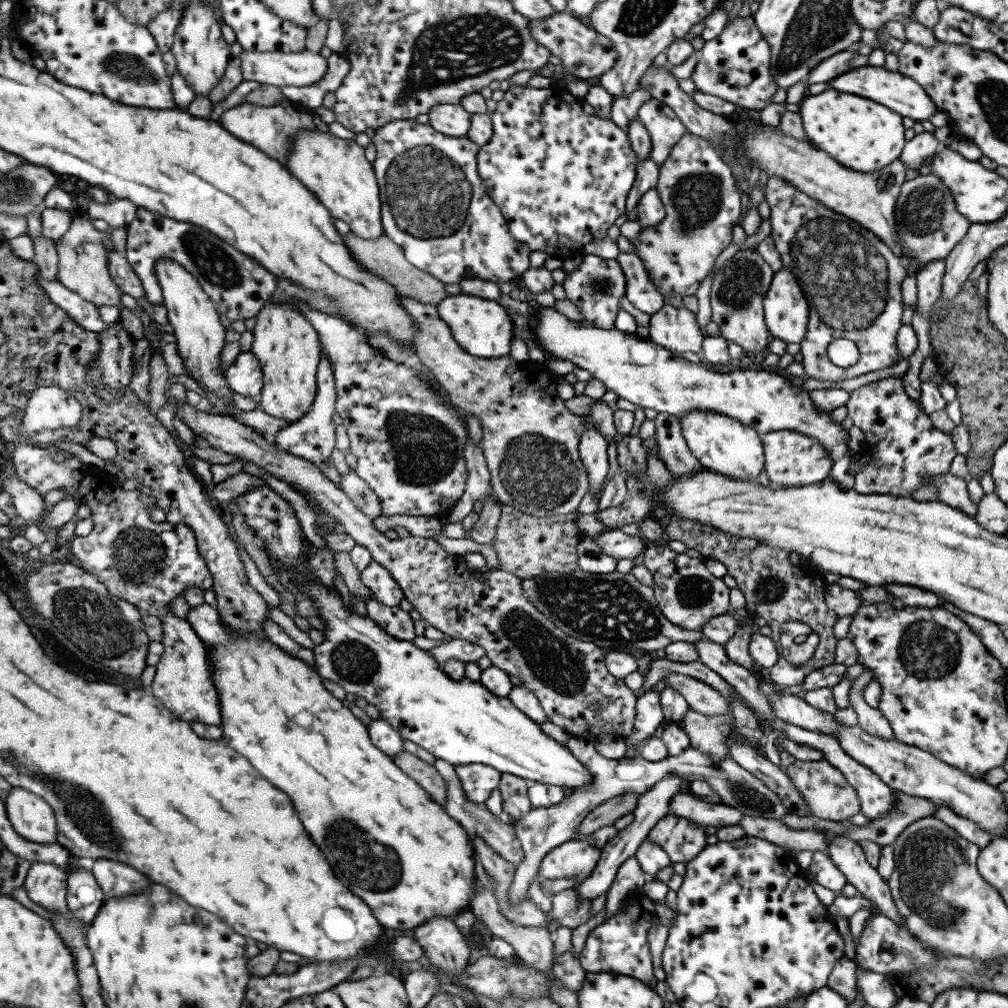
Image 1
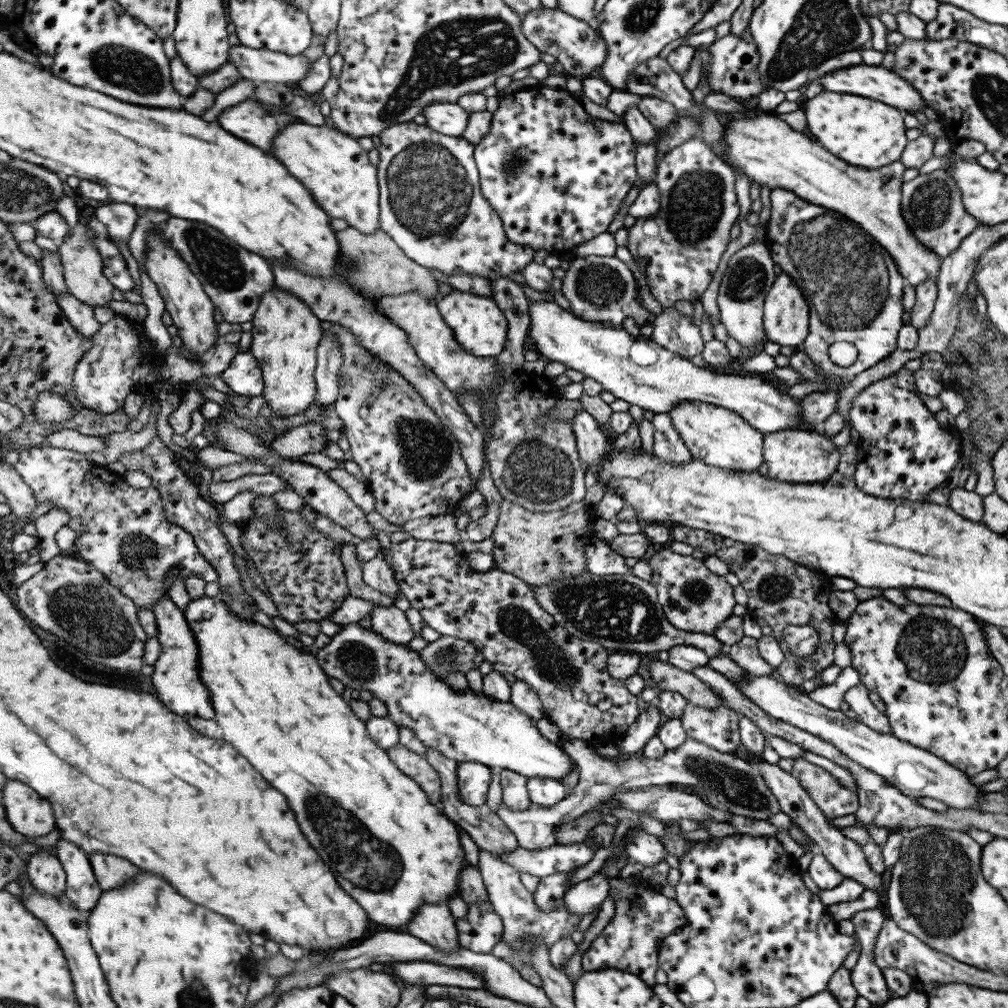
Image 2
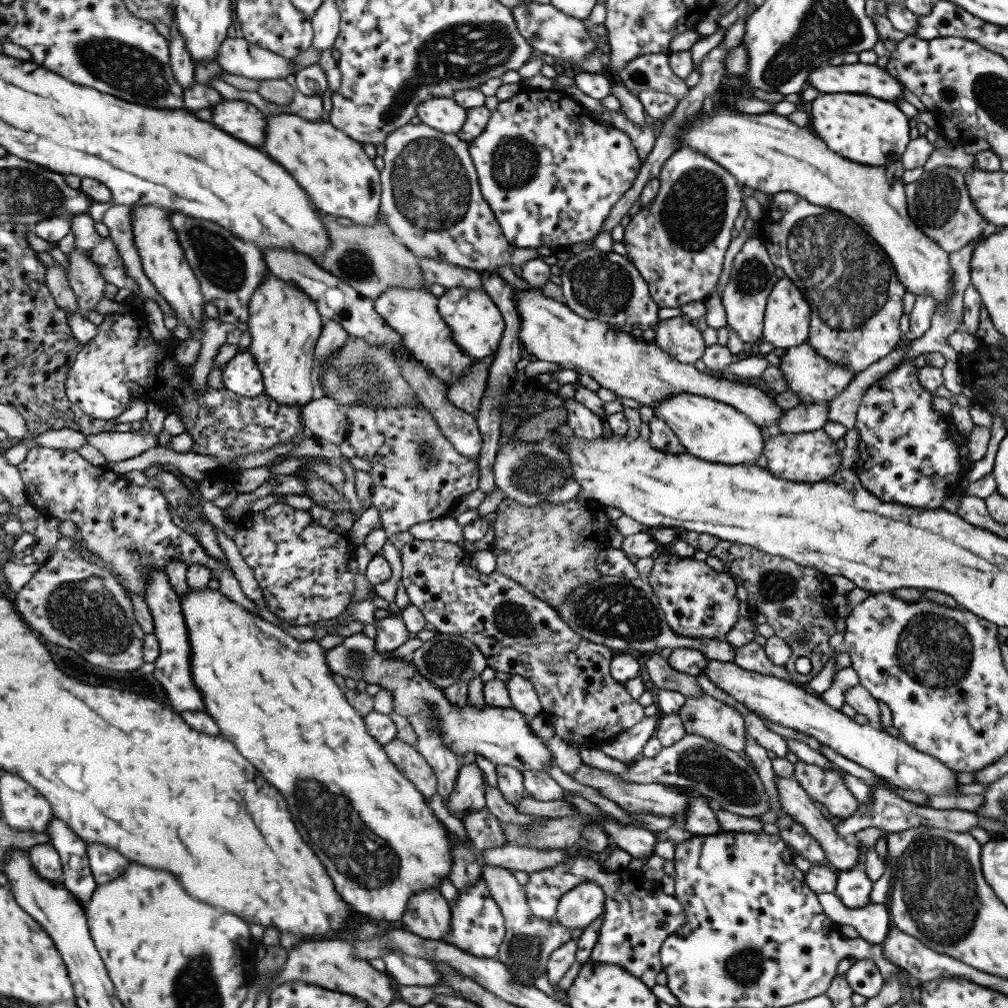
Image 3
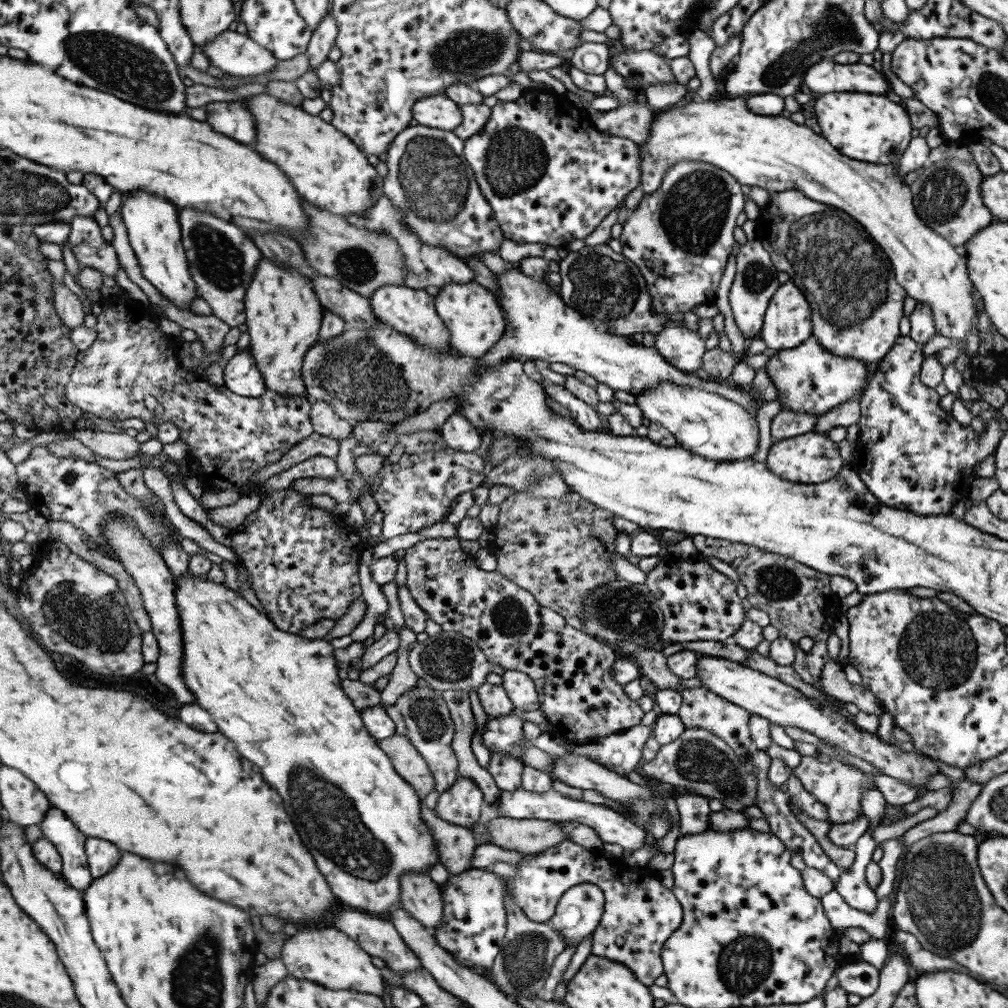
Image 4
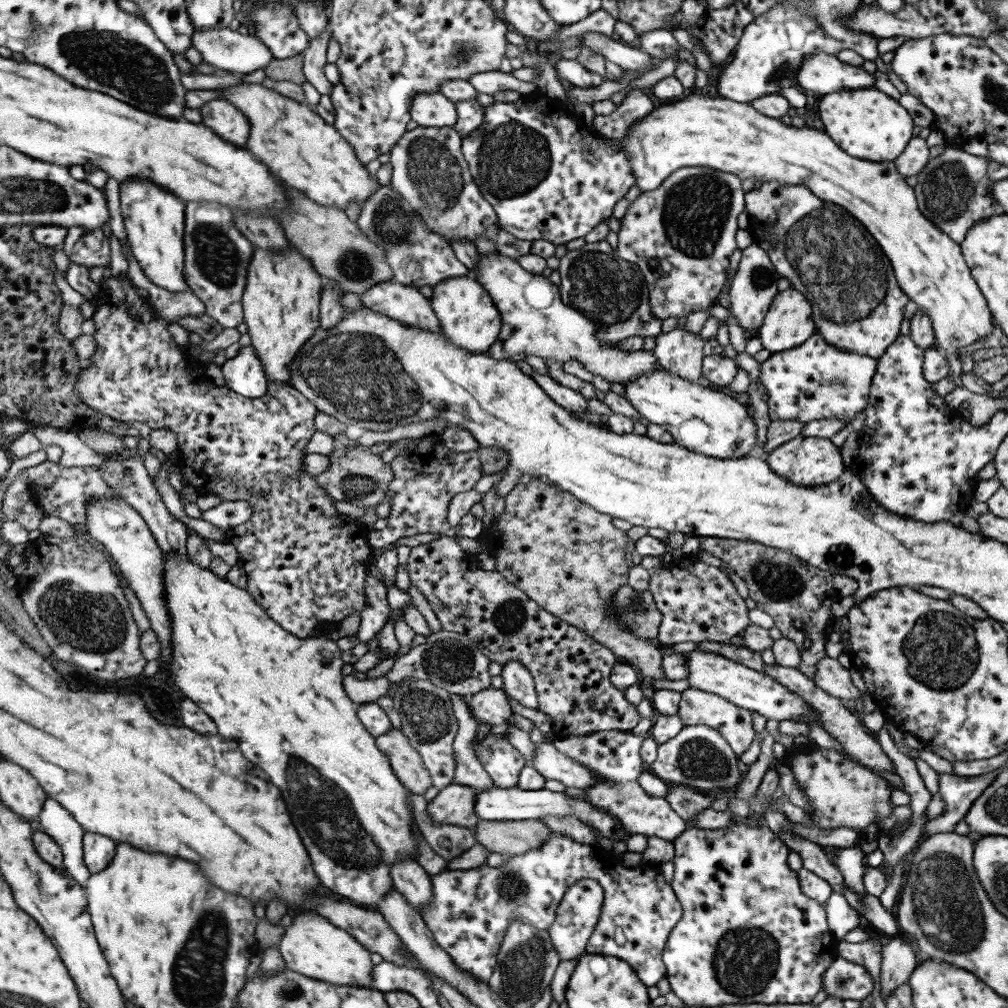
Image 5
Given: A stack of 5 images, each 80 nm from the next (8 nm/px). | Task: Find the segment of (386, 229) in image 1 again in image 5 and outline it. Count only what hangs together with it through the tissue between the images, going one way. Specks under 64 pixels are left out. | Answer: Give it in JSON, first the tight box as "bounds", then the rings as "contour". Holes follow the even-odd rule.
{"bounds":[390,125,498,243],"contour":[[[418,125],[408,130],[390,152],[390,162],[393,172],[390,177],[390,186],[394,186],[405,199],[406,204],[423,216],[423,221],[431,231],[441,235],[447,241],[469,241],[473,243],[481,235],[493,243],[498,230],[498,218],[494,208],[481,196],[477,185],[473,182],[468,171],[467,163],[460,151],[462,136],[451,126],[443,128]]]}

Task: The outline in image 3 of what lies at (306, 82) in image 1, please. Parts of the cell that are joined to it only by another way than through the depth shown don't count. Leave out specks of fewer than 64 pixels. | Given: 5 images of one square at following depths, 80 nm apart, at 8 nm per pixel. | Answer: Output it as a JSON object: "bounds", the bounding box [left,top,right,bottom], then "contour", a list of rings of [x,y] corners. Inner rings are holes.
{"bounds":[219,37,296,80],"contour":[[[227,37],[220,48],[219,66],[230,74],[255,80],[281,80],[293,75],[296,64],[272,50],[242,38]]]}

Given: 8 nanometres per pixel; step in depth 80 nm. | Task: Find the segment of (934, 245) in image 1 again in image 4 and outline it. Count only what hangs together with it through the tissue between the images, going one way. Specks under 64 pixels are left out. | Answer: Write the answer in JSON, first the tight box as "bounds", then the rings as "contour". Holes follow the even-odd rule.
{"bounds":[908,158,993,250],"contour":[[[948,158],[926,164],[921,175],[908,186],[915,215],[927,229],[945,239],[953,248],[961,250],[973,234],[985,229],[993,221],[991,213],[983,207],[983,200],[978,194],[982,176],[973,160],[961,162],[956,158]]]}

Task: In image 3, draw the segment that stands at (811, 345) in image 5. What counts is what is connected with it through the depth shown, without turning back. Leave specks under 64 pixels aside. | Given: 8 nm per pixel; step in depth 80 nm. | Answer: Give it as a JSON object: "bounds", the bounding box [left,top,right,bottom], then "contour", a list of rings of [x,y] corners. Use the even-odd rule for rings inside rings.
{"bounds":[777,342,857,405],"contour":[[[807,342],[785,350],[785,353],[779,358],[780,363],[777,368],[781,370],[783,378],[787,381],[787,390],[797,396],[799,403],[807,403],[808,405],[822,402],[829,404],[830,400],[837,396],[857,373],[848,370],[846,366],[819,357]]]}

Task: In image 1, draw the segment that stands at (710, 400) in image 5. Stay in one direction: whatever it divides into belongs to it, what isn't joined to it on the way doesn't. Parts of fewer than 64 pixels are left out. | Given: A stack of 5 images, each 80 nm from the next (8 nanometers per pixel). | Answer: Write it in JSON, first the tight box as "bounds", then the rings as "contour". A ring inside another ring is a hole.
{"bounds":[677,410,764,481],"contour":[[[692,410],[677,416],[681,434],[689,452],[701,463],[702,468],[735,478],[735,481],[755,481],[764,468],[764,454],[760,435],[738,420],[710,410]]]}

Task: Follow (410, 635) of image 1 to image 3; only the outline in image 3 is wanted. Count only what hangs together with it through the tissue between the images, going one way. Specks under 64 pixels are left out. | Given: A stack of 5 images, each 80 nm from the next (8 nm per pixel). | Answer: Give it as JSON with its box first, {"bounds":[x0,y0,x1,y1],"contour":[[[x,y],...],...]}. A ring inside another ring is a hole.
{"bounds":[374,613,411,653],"contour":[[[381,613],[374,625],[376,628],[375,639],[380,653],[392,652],[411,638],[409,636],[410,630],[403,620],[402,613]]]}

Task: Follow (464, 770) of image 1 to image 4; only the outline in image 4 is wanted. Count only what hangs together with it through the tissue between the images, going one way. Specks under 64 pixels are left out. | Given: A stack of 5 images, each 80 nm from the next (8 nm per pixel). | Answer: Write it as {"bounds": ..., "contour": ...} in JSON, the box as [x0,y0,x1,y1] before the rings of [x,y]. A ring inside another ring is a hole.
{"bounds":[435,777,483,829],"contour":[[[458,777],[440,794],[435,812],[447,823],[470,829],[479,820],[483,801],[482,792],[470,778]]]}

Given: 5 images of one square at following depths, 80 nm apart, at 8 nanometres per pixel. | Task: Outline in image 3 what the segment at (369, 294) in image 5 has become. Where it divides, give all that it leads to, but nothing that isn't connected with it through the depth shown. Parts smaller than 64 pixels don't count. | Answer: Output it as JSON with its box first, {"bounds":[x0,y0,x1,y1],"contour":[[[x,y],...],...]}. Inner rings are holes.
{"bounds":[375,287,477,382],"contour":[[[391,287],[375,300],[375,304],[376,311],[385,318],[387,324],[401,333],[403,345],[415,355],[415,359],[426,364],[438,378],[452,382],[454,378],[466,376],[470,366],[477,360],[462,354],[461,348],[453,342],[453,332],[438,309],[439,299],[425,289]]]}

